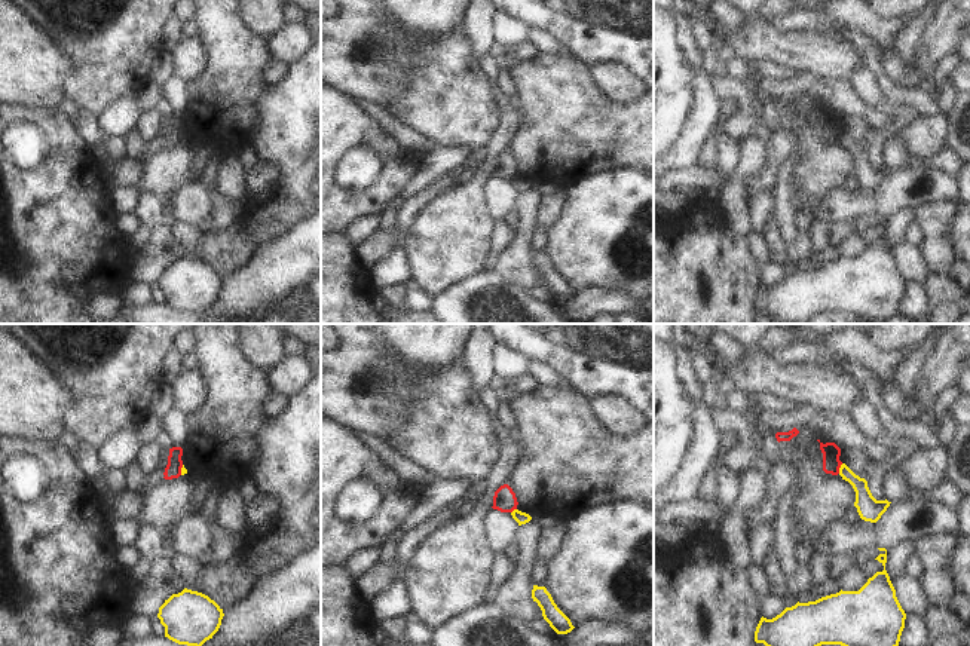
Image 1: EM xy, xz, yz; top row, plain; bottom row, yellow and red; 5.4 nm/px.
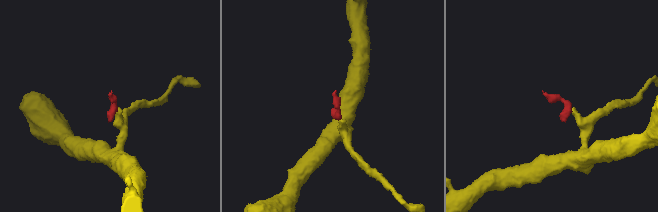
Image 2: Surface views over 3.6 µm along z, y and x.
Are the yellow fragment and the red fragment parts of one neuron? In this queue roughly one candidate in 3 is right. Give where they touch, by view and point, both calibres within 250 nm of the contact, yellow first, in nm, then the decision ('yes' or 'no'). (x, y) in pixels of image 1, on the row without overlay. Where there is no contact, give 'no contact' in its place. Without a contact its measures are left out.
contact yz (840, 135); calibres 120 and 100 nm; no

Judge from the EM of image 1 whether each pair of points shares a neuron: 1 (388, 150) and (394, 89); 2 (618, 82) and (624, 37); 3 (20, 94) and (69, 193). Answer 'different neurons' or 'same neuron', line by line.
1: different neurons
2: different neurons
3: different neurons

